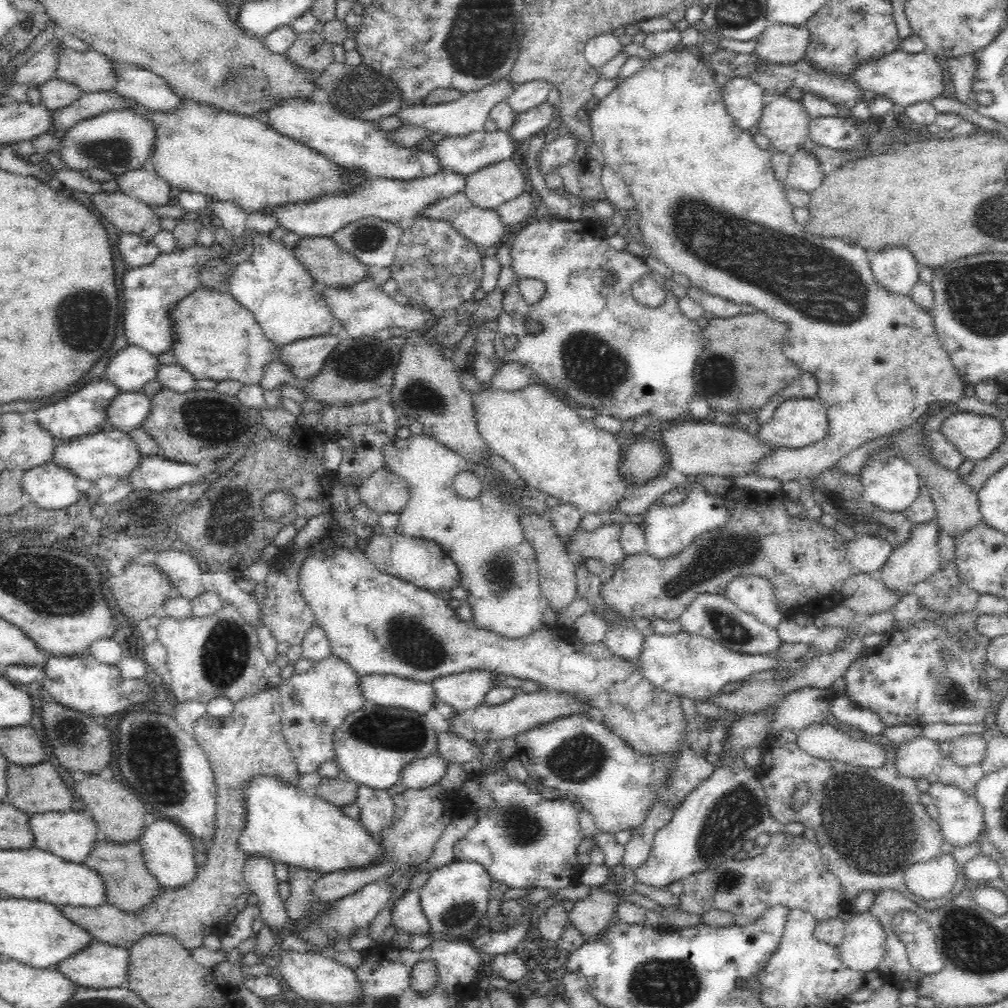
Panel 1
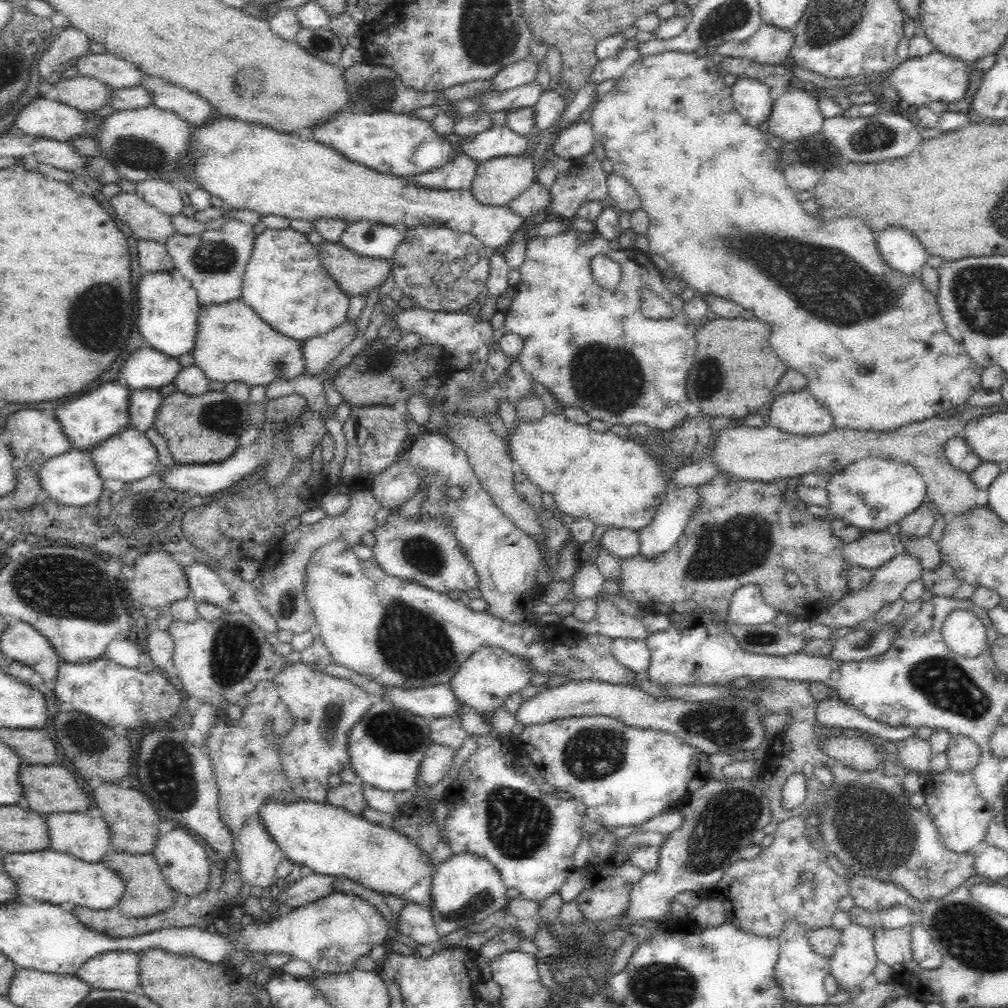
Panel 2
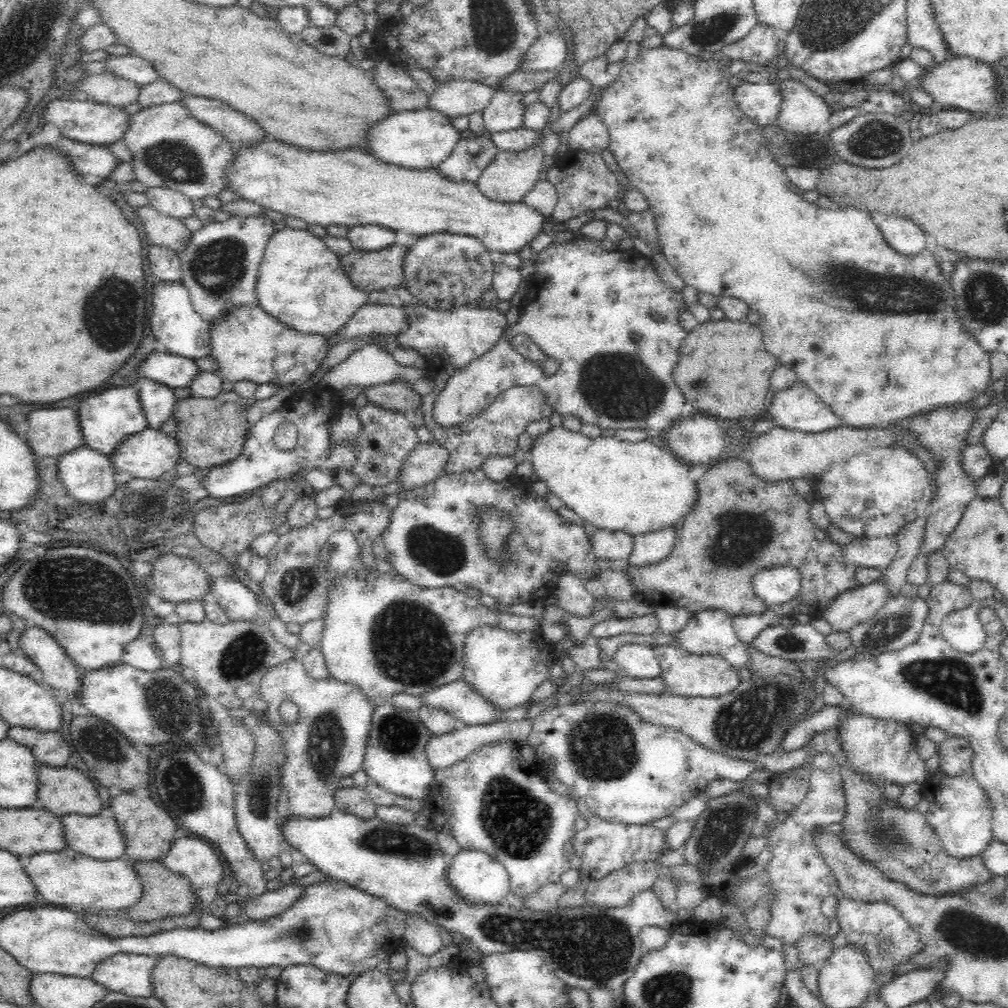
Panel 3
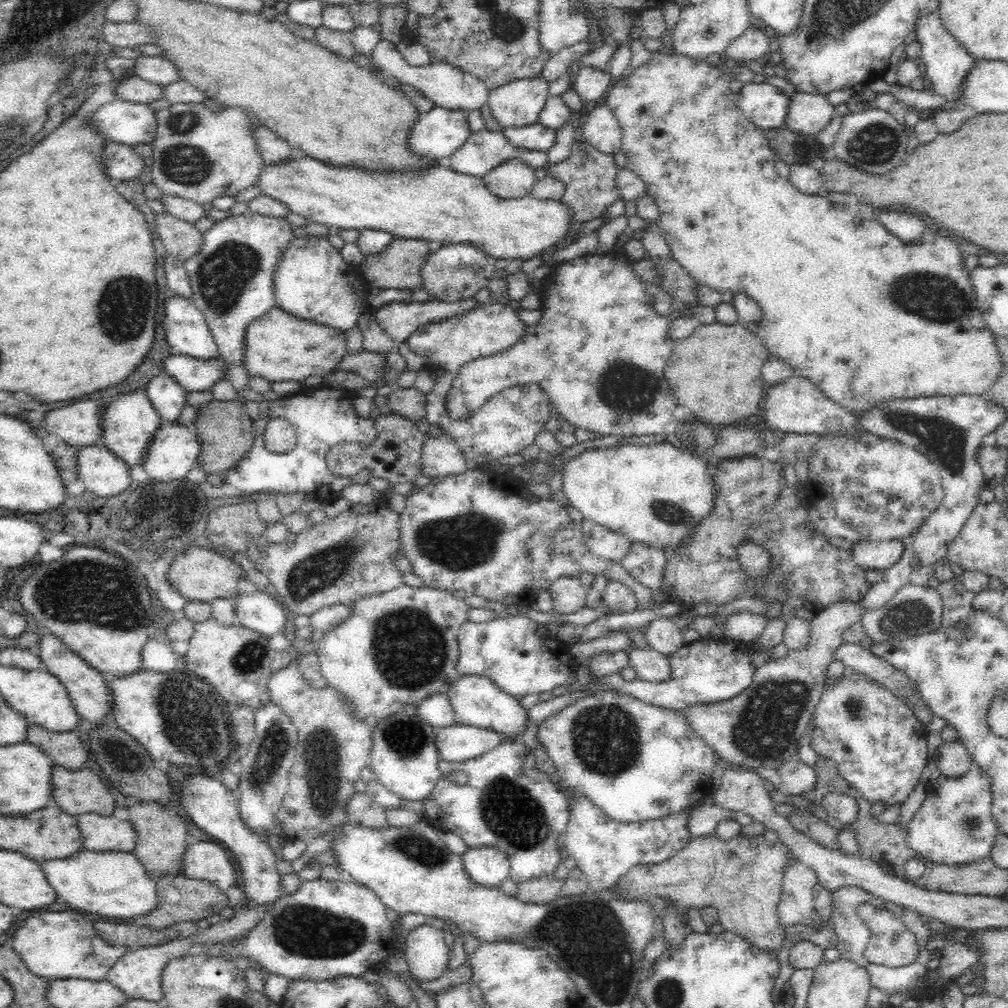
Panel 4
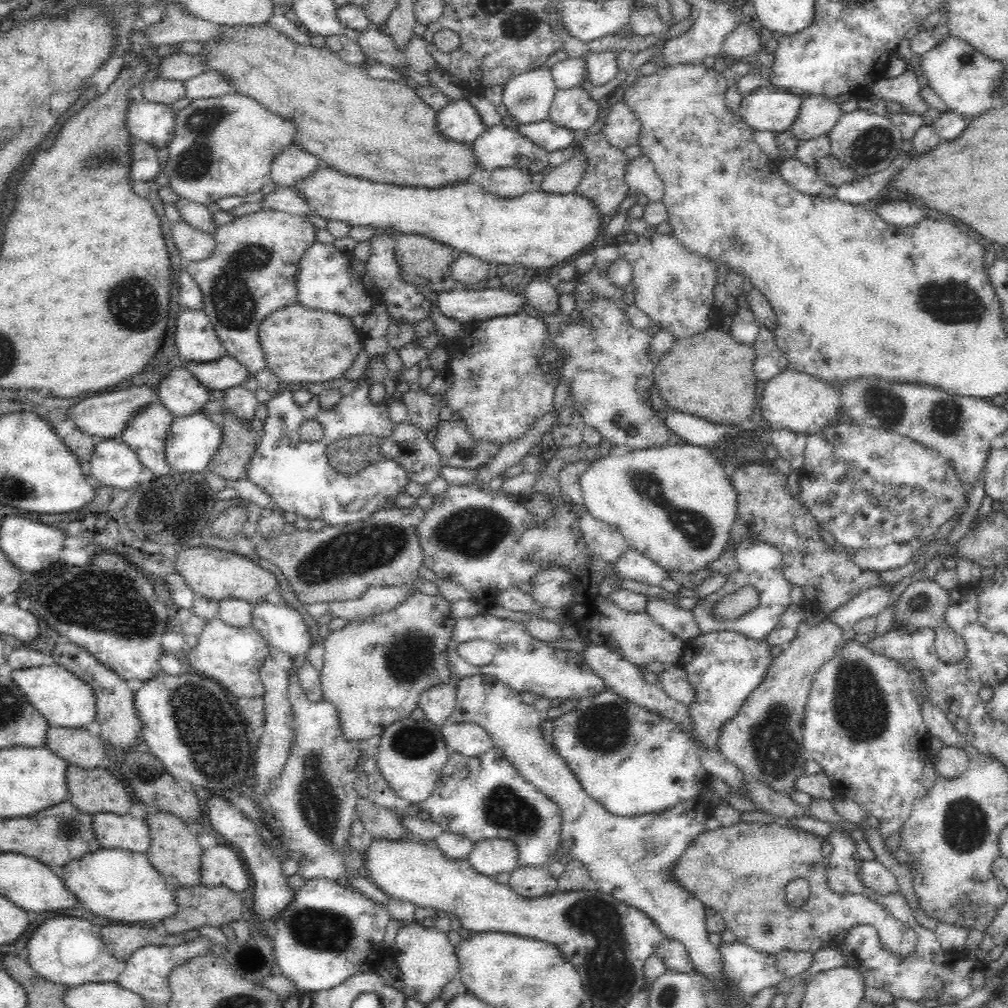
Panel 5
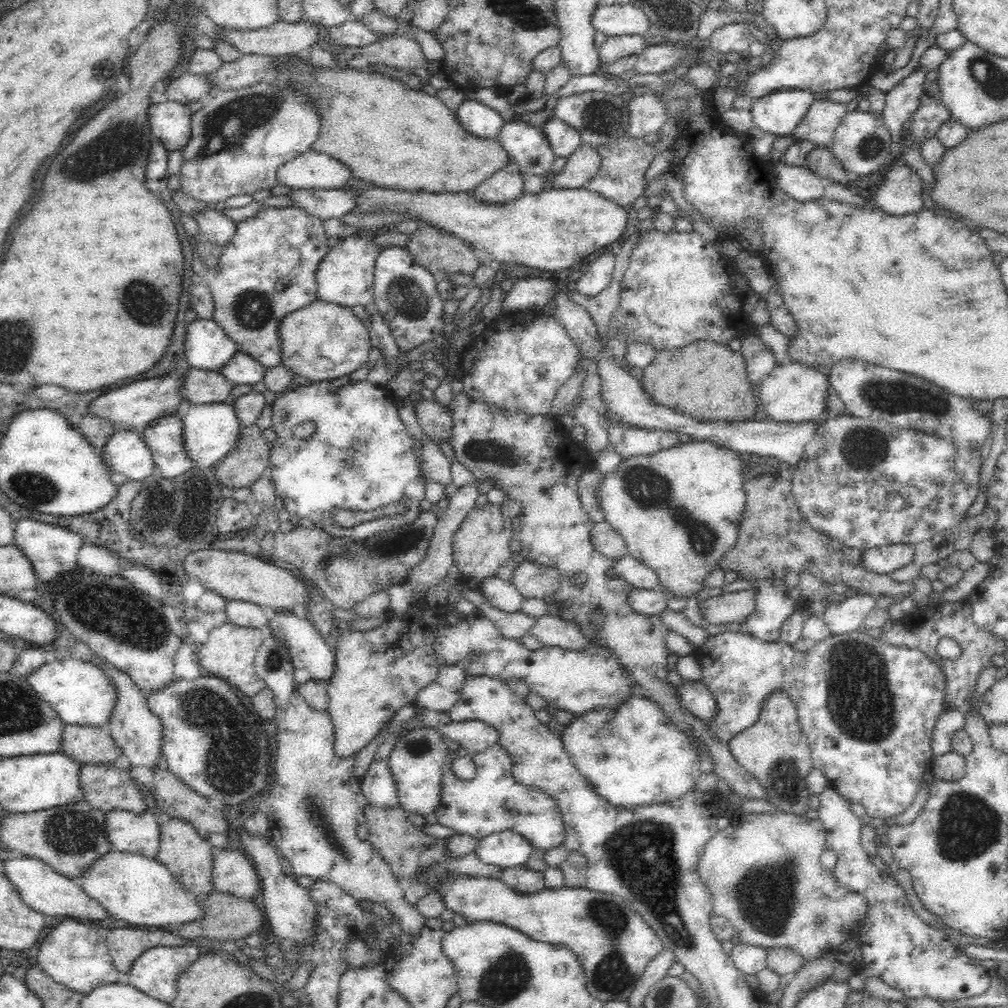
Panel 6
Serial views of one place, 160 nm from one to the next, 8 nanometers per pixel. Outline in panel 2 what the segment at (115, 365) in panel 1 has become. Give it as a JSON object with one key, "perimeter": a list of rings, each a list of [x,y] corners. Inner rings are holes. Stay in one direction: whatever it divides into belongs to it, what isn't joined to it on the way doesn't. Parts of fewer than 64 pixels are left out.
{"perimeter":[[[144,345],[144,348],[128,356],[120,376],[126,380],[130,390],[159,389],[172,383],[180,368],[176,357],[168,357]]]}

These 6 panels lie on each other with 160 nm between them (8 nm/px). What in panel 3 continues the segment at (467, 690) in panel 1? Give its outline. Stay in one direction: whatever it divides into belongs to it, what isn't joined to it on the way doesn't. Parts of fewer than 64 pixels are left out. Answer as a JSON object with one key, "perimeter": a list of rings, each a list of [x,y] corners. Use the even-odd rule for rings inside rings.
{"perimeter":[[[477,626],[466,637],[461,678],[496,709],[507,710],[528,703],[556,661],[555,646],[542,638],[540,628],[514,632],[500,627]]]}

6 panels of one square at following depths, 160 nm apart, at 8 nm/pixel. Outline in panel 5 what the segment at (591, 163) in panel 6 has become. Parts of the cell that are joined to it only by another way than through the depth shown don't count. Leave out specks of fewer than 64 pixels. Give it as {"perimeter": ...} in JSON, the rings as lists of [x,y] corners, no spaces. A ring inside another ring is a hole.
{"perimeter":[[[575,146],[574,154],[566,162],[556,168],[548,168],[544,172],[545,177],[538,190],[550,194],[573,192],[584,176],[584,168],[586,168],[584,158],[586,158],[586,155],[582,153],[582,149]]]}

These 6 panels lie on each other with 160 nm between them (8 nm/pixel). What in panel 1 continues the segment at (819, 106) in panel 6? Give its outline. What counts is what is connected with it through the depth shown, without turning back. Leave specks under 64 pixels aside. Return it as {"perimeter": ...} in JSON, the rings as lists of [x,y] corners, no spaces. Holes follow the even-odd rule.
{"perimeter":[[[785,95],[763,106],[758,119],[758,132],[769,139],[771,150],[794,154],[798,146],[808,140],[810,115],[802,101],[790,99]]]}

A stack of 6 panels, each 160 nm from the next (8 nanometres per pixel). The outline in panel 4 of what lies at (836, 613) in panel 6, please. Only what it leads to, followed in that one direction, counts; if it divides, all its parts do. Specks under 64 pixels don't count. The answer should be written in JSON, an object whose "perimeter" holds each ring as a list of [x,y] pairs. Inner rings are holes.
{"perimeter":[[[904,545],[901,558],[886,568],[883,571],[883,577],[877,583],[873,583],[868,592],[861,598],[861,604],[866,611],[886,604],[900,588],[910,583],[913,558],[913,545]]]}

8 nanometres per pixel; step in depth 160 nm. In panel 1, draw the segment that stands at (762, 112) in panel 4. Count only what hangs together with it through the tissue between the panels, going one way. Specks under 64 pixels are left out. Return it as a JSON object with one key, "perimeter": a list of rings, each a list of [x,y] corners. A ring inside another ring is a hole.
{"perimeter":[[[736,76],[722,88],[722,102],[726,112],[740,129],[748,131],[762,116],[762,96],[766,91],[752,80]]]}

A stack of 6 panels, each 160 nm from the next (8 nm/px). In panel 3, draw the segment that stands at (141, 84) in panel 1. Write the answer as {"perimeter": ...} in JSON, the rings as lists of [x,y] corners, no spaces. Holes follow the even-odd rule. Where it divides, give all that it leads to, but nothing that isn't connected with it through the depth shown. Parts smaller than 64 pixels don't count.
{"perimeter":[[[184,93],[176,101],[188,109],[190,117],[214,129],[235,146],[256,144],[258,140],[270,137],[254,119],[234,110],[220,99]]]}

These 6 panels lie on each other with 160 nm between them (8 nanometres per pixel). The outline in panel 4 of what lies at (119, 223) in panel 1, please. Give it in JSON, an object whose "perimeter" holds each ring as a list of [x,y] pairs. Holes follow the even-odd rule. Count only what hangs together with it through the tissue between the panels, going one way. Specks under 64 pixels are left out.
{"perimeter":[[[166,212],[154,213],[155,228],[167,254],[180,260],[193,256],[202,246],[202,231]]]}

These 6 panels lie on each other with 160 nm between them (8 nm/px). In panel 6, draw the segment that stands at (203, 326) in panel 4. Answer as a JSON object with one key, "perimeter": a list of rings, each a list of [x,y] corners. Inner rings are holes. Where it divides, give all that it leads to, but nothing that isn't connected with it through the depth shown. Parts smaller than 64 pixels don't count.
{"perimeter":[[[197,318],[185,328],[184,349],[189,366],[205,371],[222,368],[234,354],[234,342],[213,319]]]}

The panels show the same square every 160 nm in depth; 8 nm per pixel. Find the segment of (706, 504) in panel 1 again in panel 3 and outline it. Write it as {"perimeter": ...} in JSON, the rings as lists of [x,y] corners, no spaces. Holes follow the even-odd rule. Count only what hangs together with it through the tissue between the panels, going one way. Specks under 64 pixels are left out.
{"perimeter":[[[679,524],[662,526],[660,530],[637,534],[628,560],[634,567],[651,566],[667,558],[674,548]]]}

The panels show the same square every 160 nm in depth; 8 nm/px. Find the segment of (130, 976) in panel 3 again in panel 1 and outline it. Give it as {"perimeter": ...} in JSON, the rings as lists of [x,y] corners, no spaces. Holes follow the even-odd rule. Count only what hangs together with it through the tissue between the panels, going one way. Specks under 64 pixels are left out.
{"perimeter":[[[98,941],[84,946],[76,954],[64,958],[56,964],[55,970],[60,971],[68,980],[78,987],[110,988],[112,986],[126,985],[126,970],[128,970],[129,949],[112,946]]]}

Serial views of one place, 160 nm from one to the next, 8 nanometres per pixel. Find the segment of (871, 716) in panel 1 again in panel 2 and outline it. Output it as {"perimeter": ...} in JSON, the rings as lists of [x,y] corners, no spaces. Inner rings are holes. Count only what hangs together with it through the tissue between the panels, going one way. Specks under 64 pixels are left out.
{"perimeter":[[[838,695],[819,701],[816,709],[816,718],[822,726],[838,726],[838,728],[862,730],[864,733],[870,733],[894,743],[906,740],[906,738],[916,732],[914,727],[895,727],[872,720],[861,710],[844,702]]]}

